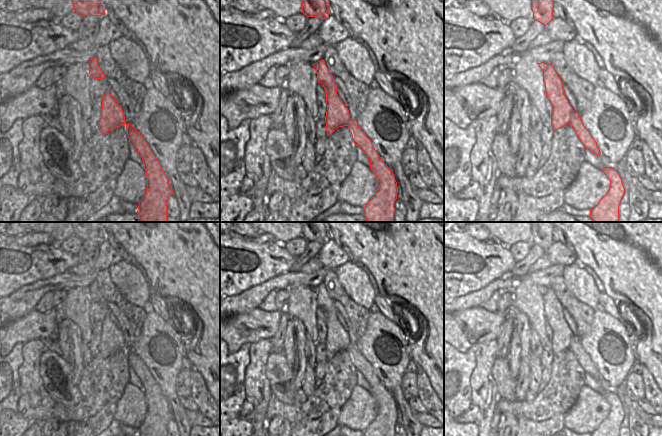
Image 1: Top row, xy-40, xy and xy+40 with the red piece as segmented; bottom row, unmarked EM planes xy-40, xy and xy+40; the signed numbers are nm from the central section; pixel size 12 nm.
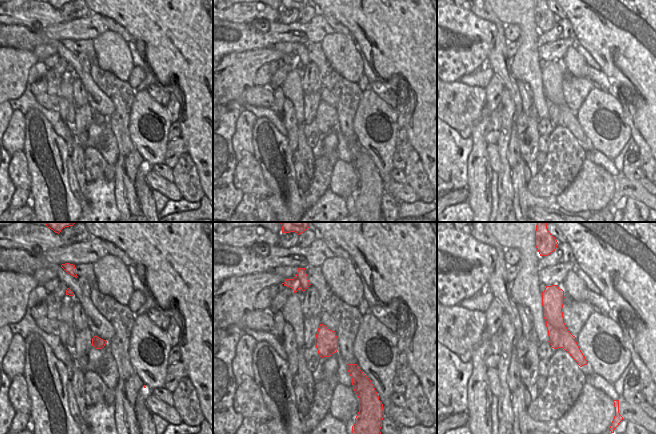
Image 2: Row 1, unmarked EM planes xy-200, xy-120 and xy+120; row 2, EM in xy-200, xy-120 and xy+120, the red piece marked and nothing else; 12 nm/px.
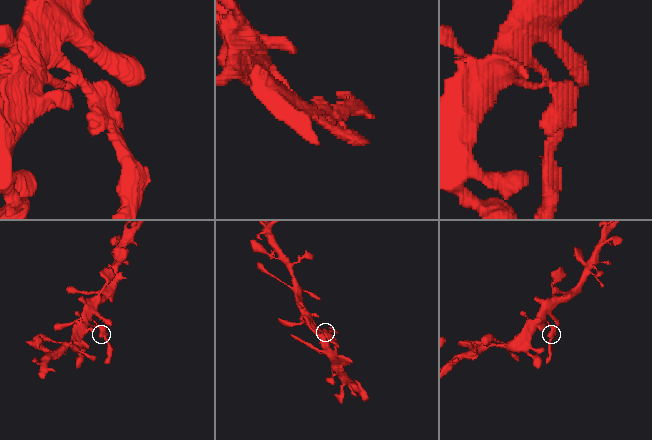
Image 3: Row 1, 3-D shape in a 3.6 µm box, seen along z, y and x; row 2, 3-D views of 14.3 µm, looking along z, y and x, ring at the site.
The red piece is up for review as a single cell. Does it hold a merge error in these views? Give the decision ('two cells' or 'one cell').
two cells

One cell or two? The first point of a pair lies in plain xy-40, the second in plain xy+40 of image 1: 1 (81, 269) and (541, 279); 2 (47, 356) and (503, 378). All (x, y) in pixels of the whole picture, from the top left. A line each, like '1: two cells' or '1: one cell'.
1: two cells
2: one cell

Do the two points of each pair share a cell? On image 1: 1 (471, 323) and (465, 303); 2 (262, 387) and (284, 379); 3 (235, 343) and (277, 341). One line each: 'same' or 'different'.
1: different
2: different
3: different

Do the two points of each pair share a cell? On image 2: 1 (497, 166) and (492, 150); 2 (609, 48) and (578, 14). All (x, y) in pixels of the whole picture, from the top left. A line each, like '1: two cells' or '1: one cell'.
1: one cell
2: one cell

